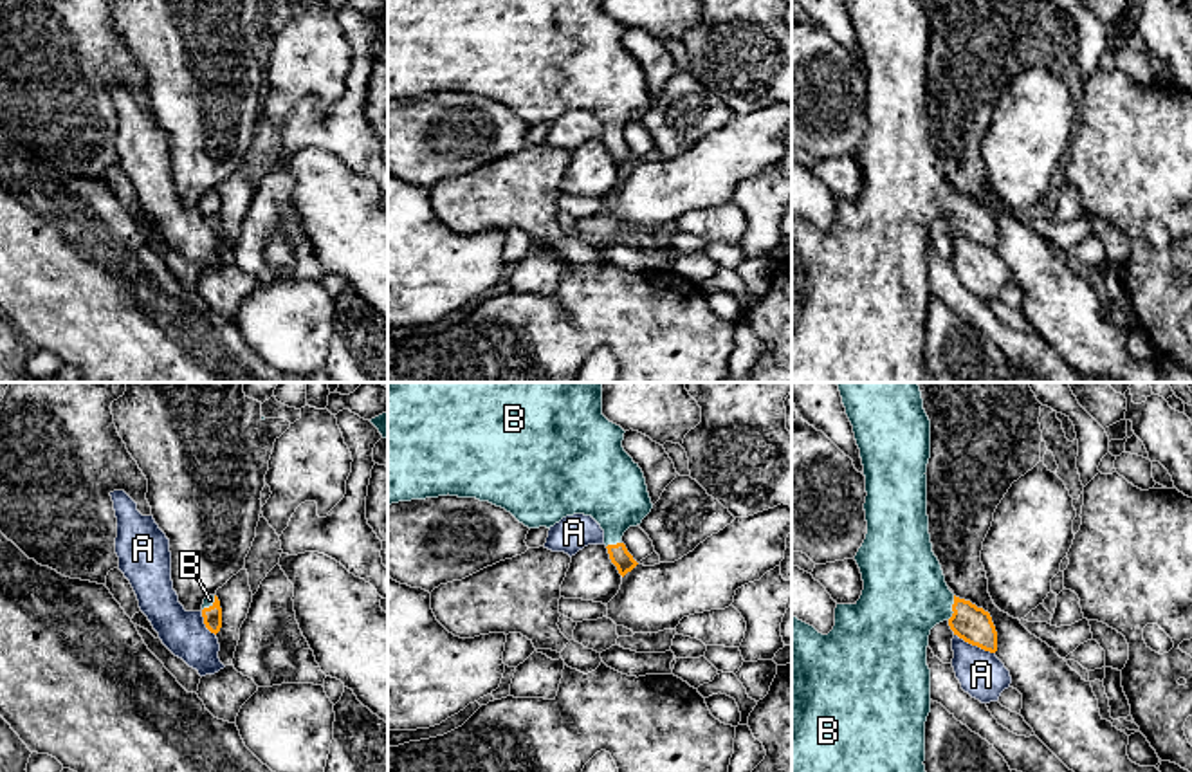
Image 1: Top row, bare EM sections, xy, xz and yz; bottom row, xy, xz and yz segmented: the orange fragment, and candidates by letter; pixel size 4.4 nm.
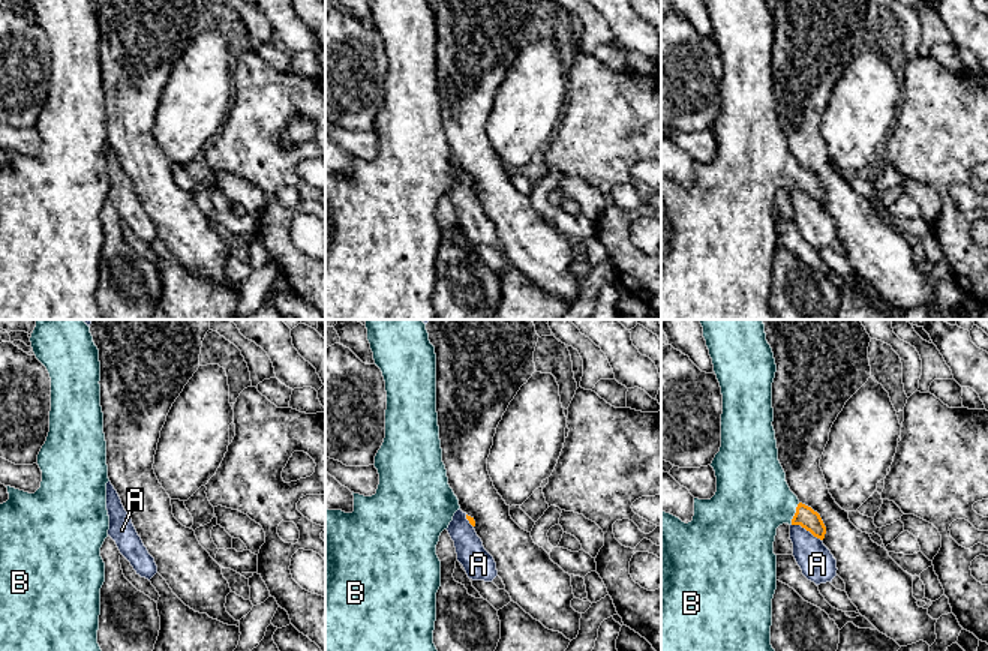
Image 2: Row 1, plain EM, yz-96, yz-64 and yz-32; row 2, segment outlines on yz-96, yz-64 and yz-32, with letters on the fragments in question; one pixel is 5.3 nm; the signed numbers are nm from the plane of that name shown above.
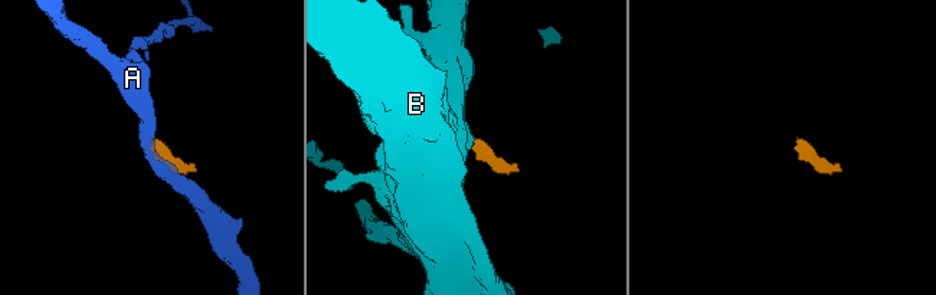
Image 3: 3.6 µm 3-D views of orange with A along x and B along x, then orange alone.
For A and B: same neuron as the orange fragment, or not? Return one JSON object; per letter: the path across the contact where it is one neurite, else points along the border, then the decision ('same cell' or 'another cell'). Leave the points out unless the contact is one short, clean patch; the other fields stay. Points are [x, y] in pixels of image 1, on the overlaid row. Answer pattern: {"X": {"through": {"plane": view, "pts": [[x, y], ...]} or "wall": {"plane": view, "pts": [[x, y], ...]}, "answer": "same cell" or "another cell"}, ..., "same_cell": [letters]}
{"A": {"answer": "another cell"}, "B": {"through": {"plane": "yz", "pts": [[972, 624], [953, 608], [915, 596], [904, 596]]}, "answer": "same cell"}, "same_cell": ["B"]}

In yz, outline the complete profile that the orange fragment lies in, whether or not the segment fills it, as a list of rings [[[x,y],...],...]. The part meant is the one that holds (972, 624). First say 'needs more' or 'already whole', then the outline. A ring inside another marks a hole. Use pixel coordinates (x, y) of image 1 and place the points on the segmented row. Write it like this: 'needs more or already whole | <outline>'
needs more | [[[835,382],[866,476],[867,534],[855,561],[864,590],[855,604],[837,604],[828,635],[792,615],[792,772],[925,772],[925,721],[931,712],[931,630],[947,620],[954,635],[985,651],[997,651],[992,617],[970,601],[956,597],[932,552],[927,516],[927,464],[931,420],[918,382]]]

